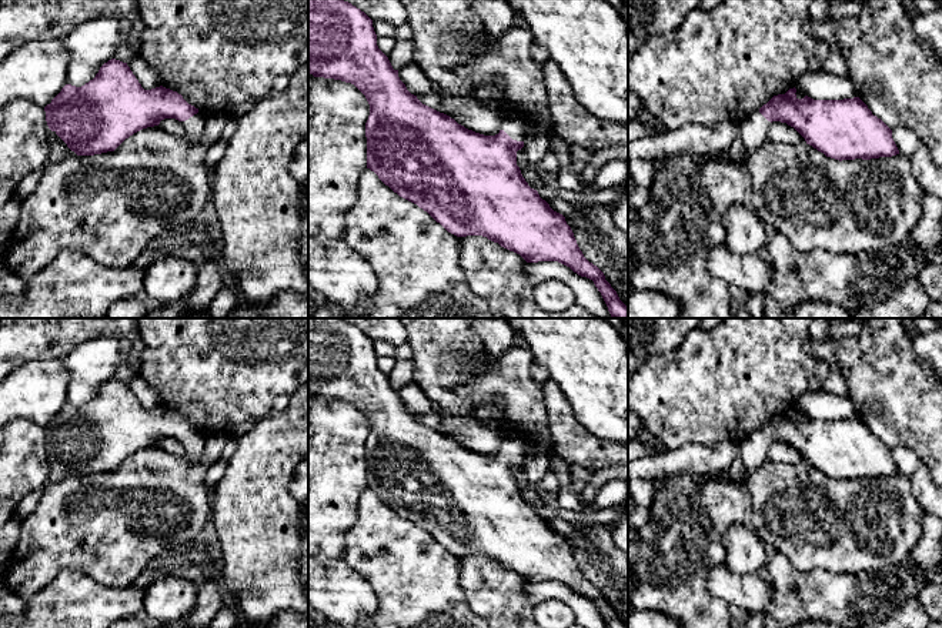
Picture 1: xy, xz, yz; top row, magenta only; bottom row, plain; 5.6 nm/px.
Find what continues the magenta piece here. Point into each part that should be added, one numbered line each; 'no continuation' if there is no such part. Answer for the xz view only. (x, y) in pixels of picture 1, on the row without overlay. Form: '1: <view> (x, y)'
1: xz (517, 448)

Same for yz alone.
1: yz (752, 451)

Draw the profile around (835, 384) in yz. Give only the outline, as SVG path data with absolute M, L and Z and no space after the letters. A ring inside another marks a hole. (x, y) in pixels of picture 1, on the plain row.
M839 367L831 370L831 374L828 375L822 388L829 394L846 397L848 394L846 381L844 380Z

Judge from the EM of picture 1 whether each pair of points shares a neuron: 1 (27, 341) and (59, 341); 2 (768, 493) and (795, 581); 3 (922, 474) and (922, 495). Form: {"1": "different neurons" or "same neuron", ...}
{"1": "same neuron", "2": "different neurons", "3": "same neuron"}

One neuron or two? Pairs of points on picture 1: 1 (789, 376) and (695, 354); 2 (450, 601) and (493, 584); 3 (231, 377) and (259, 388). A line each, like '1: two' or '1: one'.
1: one
2: two
3: one

